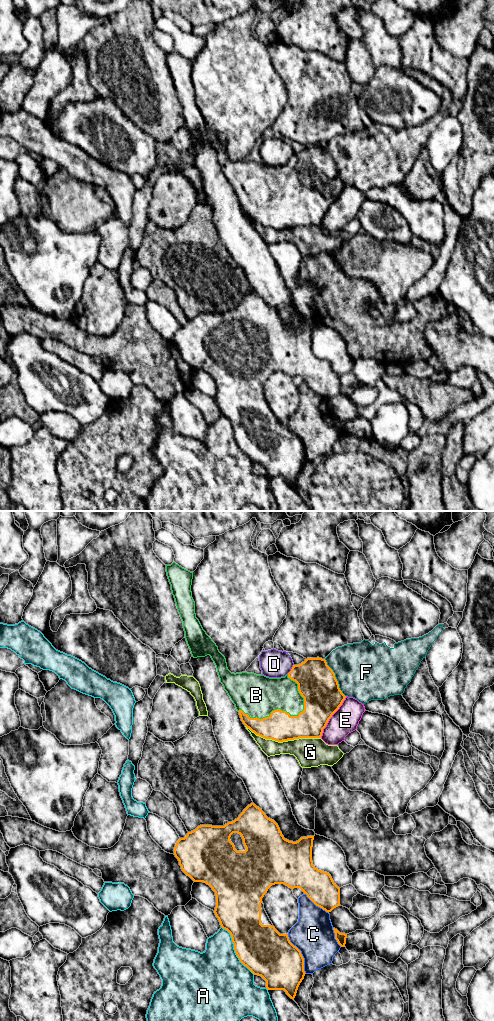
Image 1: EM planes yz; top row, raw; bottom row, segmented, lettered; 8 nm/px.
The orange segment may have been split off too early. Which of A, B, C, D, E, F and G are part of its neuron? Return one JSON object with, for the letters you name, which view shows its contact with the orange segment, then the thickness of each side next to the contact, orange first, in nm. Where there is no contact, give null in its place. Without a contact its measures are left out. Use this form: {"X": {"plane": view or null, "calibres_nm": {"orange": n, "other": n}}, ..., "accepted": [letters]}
{"B": {"plane": "yz", "calibres_nm": {"orange": 240, "other": 340}}, "accepted": ["B"]}

